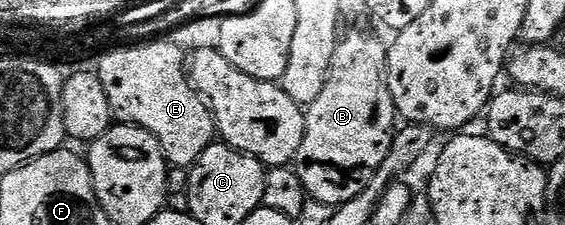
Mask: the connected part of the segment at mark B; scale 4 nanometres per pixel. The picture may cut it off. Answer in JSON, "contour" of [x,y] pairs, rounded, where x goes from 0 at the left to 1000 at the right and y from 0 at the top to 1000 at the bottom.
{"contour":[[[642,133],[609,147],[589,231],[586,316],[568,427],[561,427],[554,467],[542,476],[543,582],[519,738],[527,756],[533,818],[545,867],[563,907],[598,924],[632,871],[650,862],[650,822],[662,800],[664,769],[685,733],[685,698],[692,689],[692,644],[699,636],[703,591],[703,511],[685,351],[687,218],[683,182],[678,191]]]}

